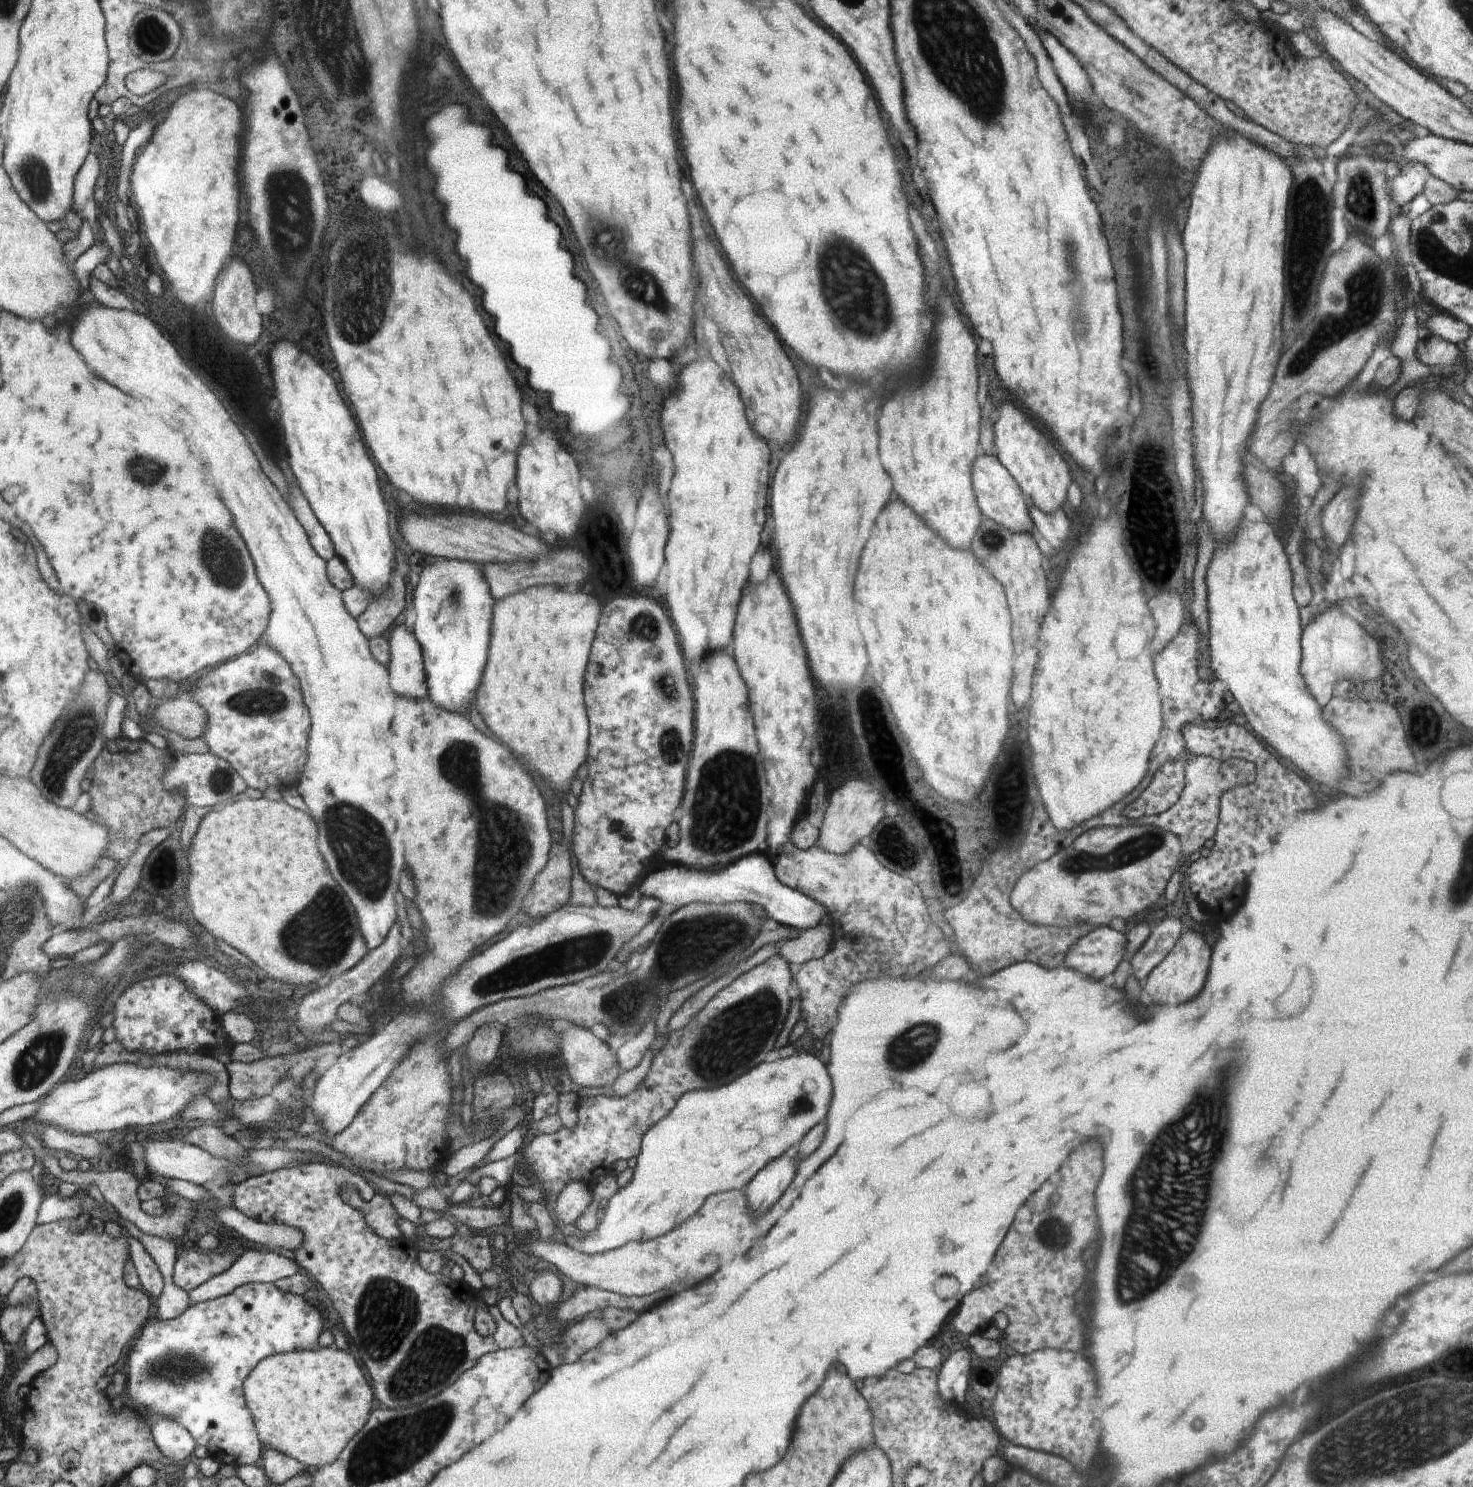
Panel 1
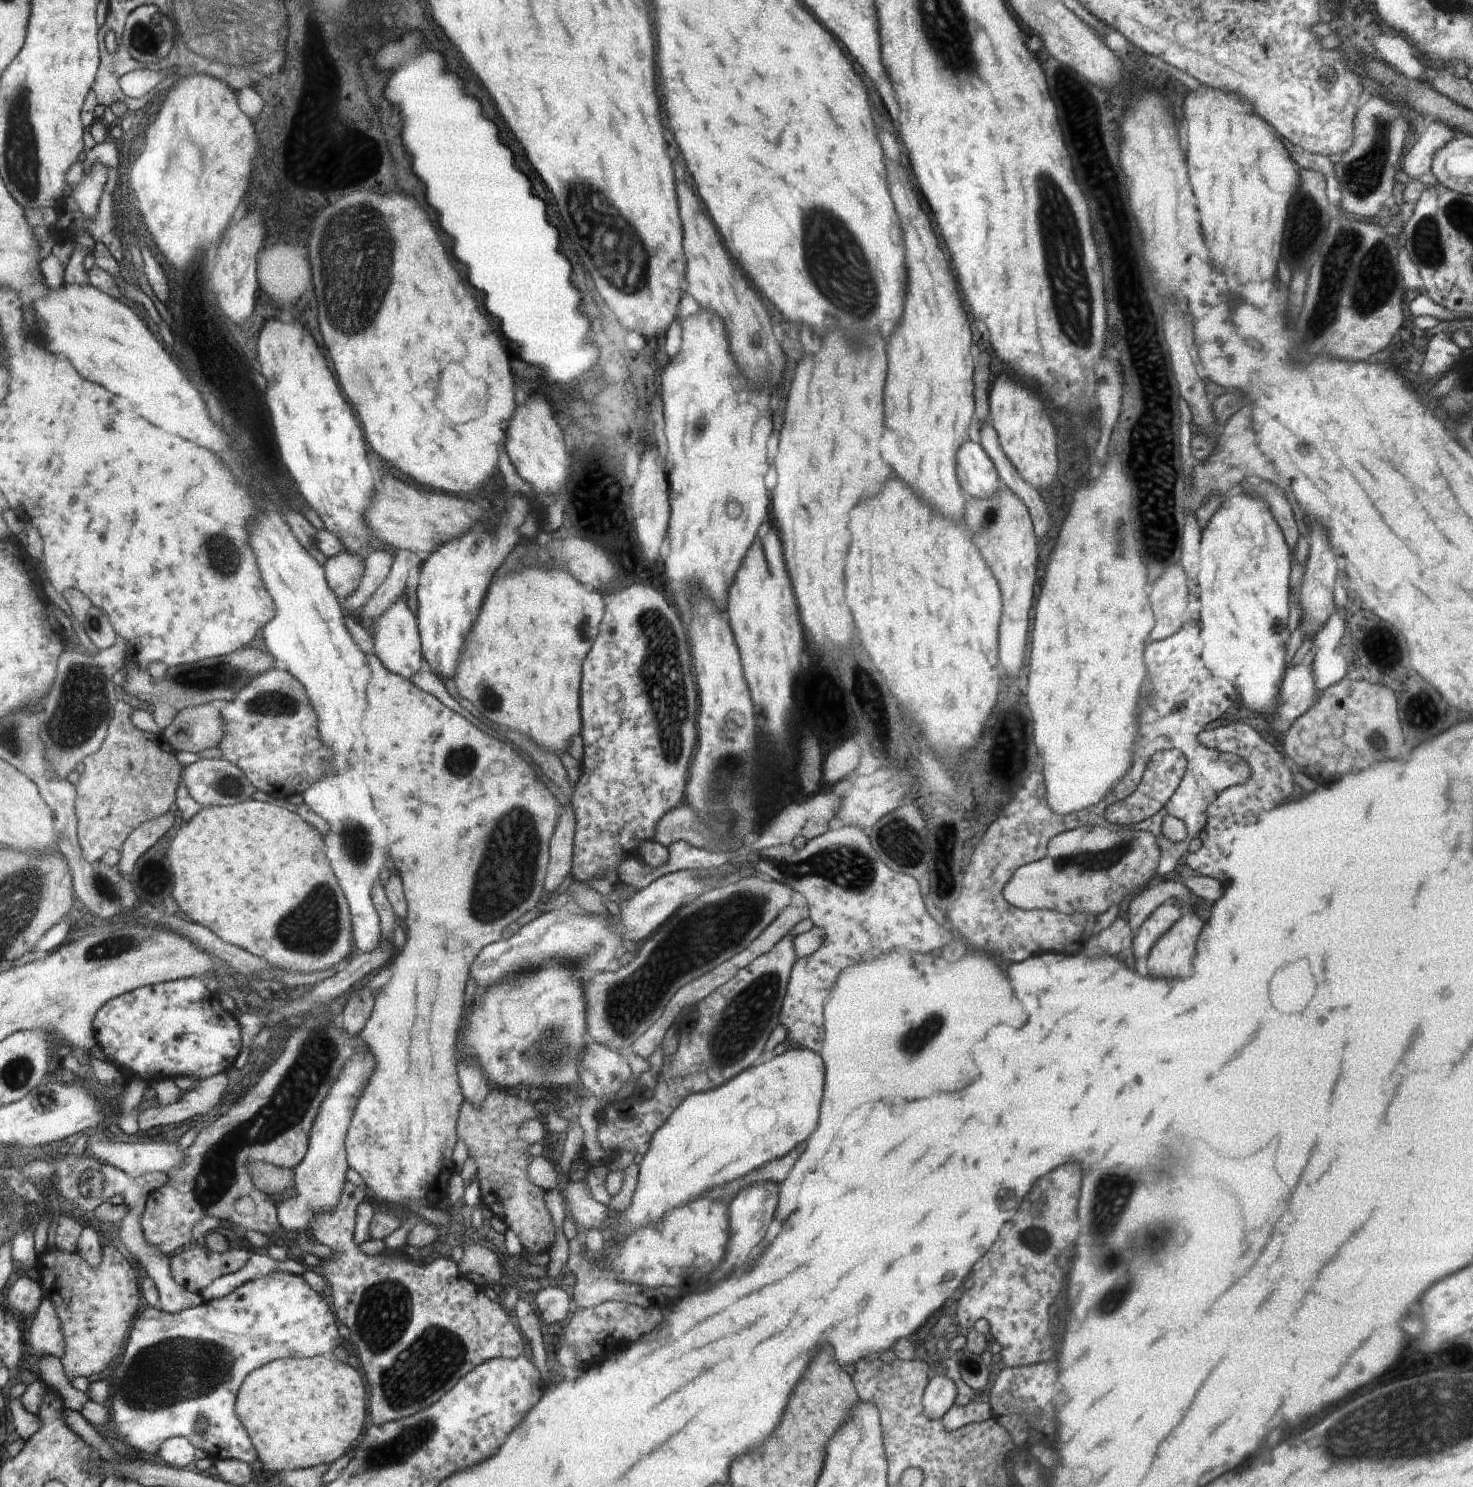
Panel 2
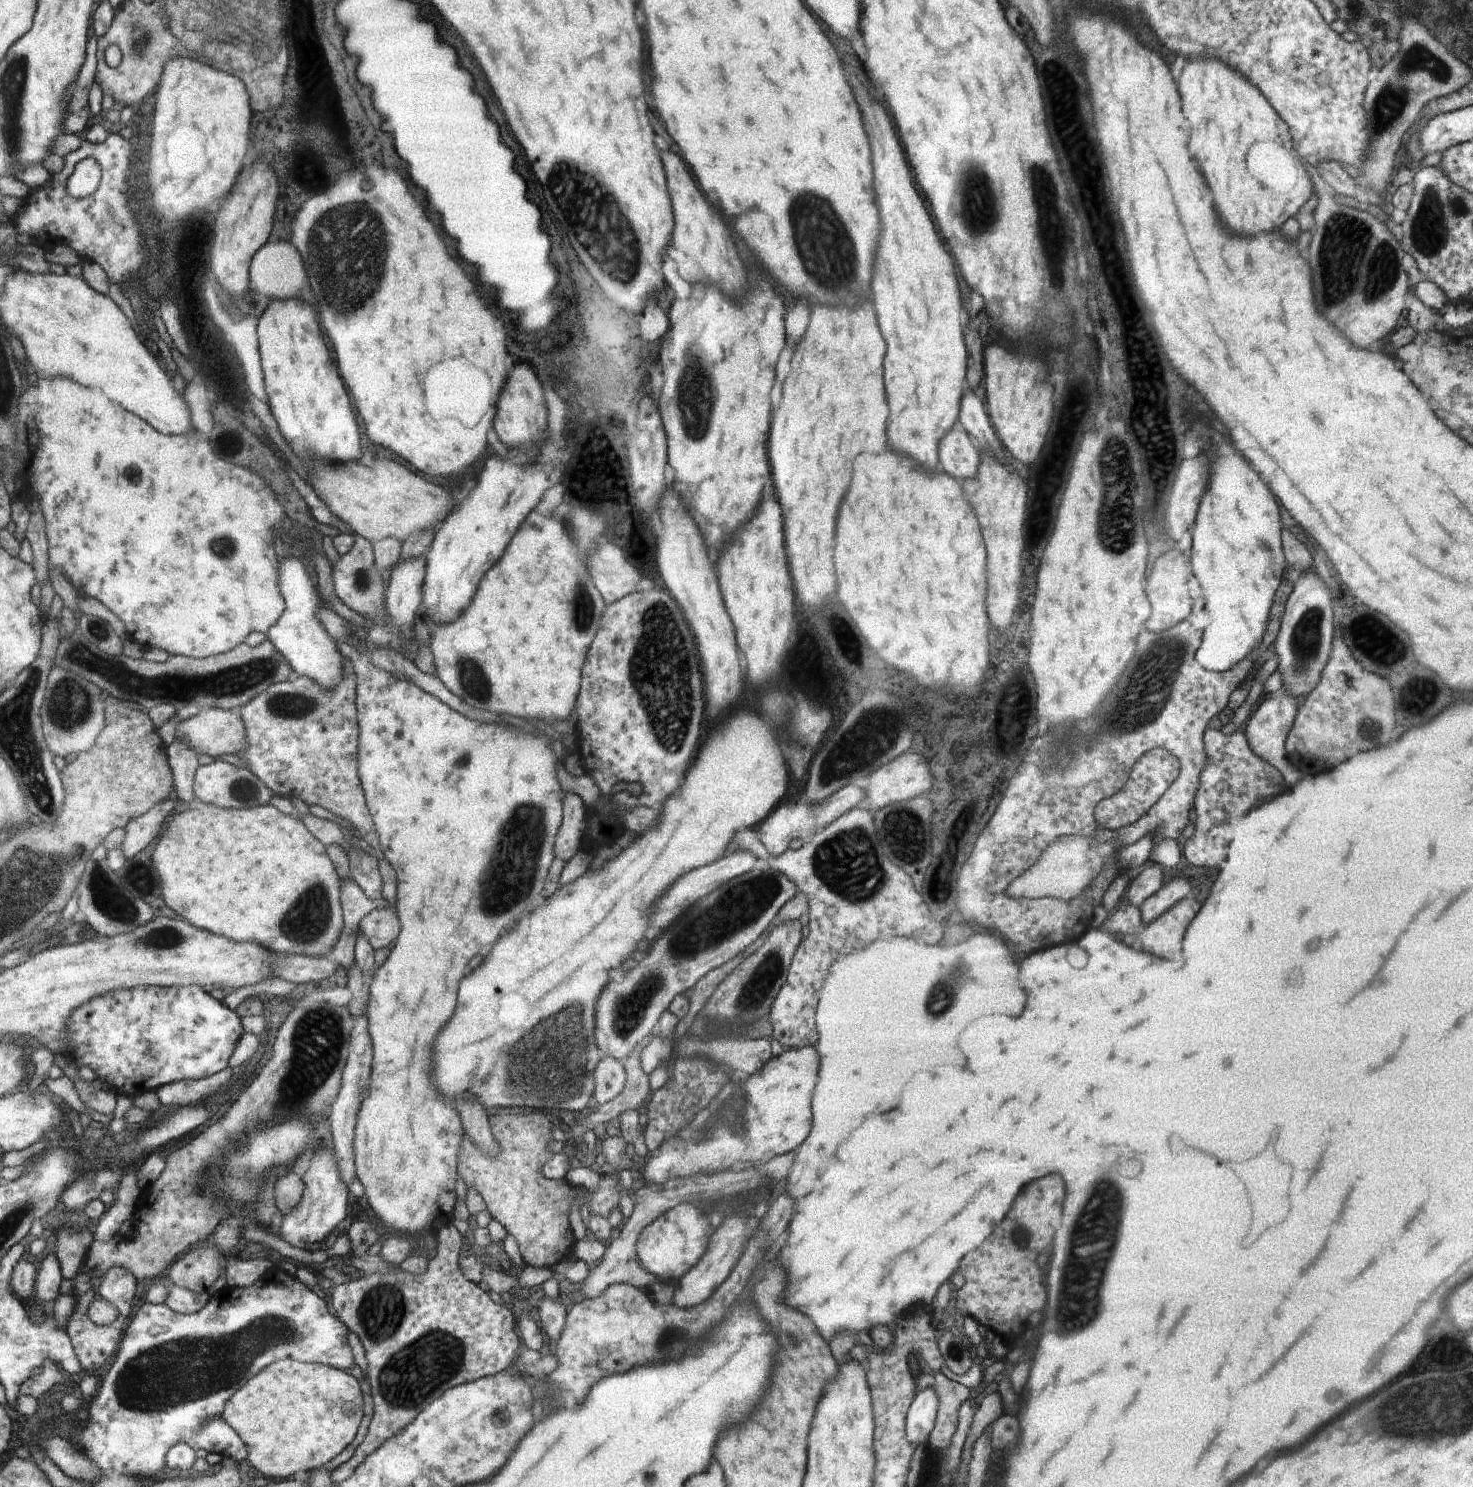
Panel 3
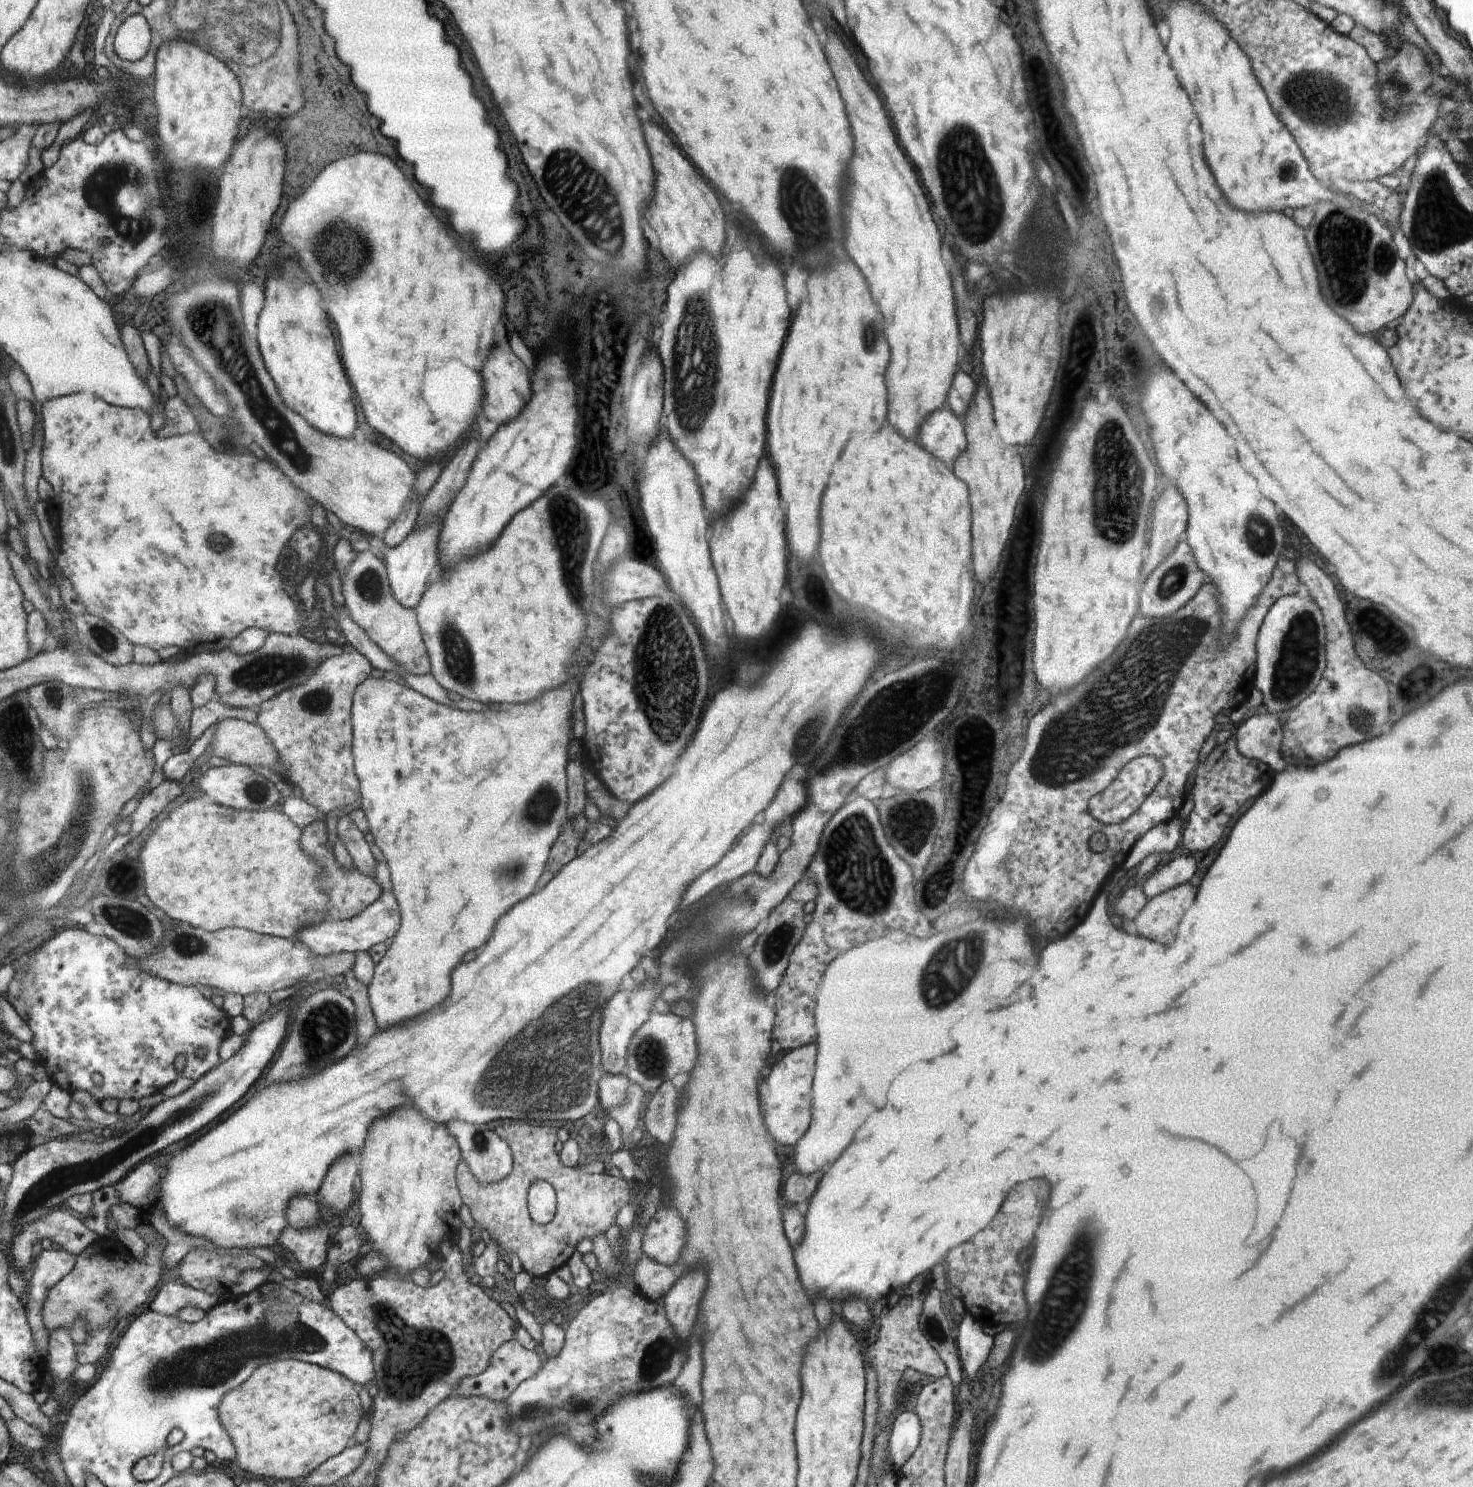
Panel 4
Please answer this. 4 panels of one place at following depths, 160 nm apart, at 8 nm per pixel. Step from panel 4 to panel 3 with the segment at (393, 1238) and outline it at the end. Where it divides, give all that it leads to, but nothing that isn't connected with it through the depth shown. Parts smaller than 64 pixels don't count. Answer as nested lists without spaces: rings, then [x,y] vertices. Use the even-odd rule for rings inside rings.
[[[346,639],[336,640],[338,648],[344,658],[353,663],[353,672],[356,678],[356,707],[358,724],[361,728],[360,736],[360,777],[366,804],[370,804],[370,812],[374,810],[373,818],[378,818],[378,828],[375,833],[379,838],[379,848],[384,857],[396,871],[397,898],[394,910],[400,919],[401,929],[394,948],[391,949],[386,961],[378,968],[369,981],[369,997],[365,1012],[368,1019],[368,1032],[373,1046],[373,1063],[371,1078],[367,1088],[367,1095],[362,1099],[355,1124],[355,1137],[353,1140],[354,1160],[358,1180],[364,1185],[366,1200],[372,1212],[384,1222],[390,1230],[398,1234],[412,1235],[419,1244],[435,1246],[439,1242],[439,1234],[447,1225],[452,1224],[452,1204],[456,1202],[454,1184],[456,1184],[456,1158],[460,1152],[461,1142],[464,1140],[464,1130],[460,1115],[455,1109],[454,1102],[441,1096],[441,1092],[433,1083],[434,1044],[436,1036],[452,1018],[458,1002],[458,990],[464,976],[464,968],[474,954],[480,952],[486,944],[497,944],[498,938],[504,930],[508,930],[522,912],[534,910],[539,905],[538,898],[544,888],[544,878],[552,864],[552,844],[560,832],[562,822],[562,800],[564,789],[557,778],[556,754],[552,752],[550,744],[556,740],[544,732],[536,733],[512,732],[500,724],[482,724],[476,720],[464,718],[460,712],[455,711],[441,699],[423,691],[414,683],[395,678],[390,672],[382,670],[372,662],[366,652],[358,652],[350,646]]]

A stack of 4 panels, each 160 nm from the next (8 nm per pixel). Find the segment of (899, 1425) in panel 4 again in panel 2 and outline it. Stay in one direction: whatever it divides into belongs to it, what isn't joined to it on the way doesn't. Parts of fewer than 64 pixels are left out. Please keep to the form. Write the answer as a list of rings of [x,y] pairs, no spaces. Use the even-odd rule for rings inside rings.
[[[939,1369],[938,1374],[926,1386],[922,1408],[930,1420],[940,1420],[956,1402],[956,1382]]]

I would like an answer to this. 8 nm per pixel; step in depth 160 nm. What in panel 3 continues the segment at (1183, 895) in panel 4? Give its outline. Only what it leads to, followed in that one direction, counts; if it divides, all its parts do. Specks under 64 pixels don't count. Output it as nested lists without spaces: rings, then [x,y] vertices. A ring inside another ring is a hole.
[[[1193,895],[1183,898],[1164,914],[1148,923],[1138,938],[1146,952],[1154,952],[1166,960],[1178,960],[1183,938],[1192,918],[1198,914],[1200,903]]]

